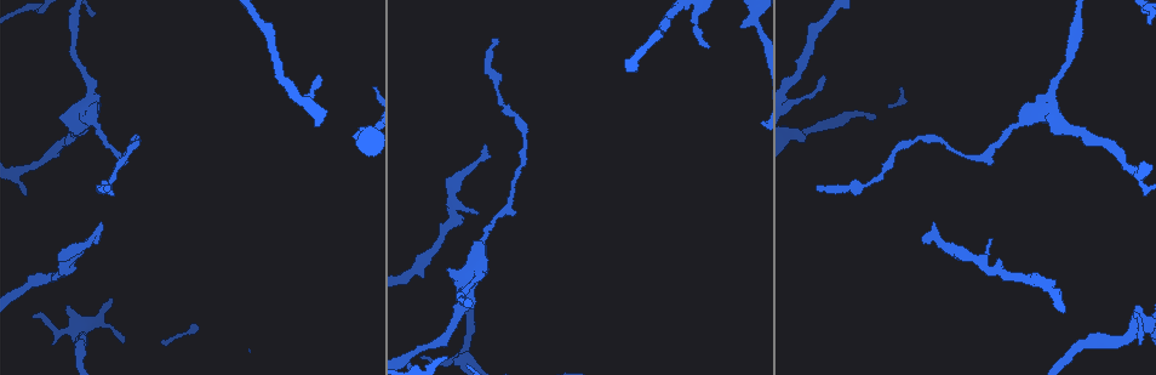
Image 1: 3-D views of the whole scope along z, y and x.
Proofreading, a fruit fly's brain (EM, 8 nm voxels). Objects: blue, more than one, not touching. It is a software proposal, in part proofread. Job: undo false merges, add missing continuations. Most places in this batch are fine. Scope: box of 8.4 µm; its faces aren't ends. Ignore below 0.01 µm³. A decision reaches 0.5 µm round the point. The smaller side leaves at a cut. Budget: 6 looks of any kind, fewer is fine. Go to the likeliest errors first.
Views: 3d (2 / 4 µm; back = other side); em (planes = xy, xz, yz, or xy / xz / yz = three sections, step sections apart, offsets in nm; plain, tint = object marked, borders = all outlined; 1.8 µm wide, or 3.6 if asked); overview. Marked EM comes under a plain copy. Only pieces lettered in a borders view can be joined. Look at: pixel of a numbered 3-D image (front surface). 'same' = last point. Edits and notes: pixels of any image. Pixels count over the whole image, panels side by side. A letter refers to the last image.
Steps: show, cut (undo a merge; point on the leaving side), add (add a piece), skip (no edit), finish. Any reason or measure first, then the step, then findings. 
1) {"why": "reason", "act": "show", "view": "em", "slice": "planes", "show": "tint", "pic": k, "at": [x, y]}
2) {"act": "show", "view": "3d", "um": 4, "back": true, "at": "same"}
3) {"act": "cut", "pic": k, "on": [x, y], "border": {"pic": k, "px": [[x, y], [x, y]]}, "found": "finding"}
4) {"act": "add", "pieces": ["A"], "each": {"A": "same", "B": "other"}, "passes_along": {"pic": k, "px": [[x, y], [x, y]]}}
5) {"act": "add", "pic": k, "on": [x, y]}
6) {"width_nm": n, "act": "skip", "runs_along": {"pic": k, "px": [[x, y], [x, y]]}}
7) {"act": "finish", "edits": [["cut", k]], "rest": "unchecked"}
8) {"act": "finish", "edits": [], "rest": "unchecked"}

{"why": "free end", "act": "show", "view": "em", "slice": "planes", "show": "tint", "pic": 1, "at": [704, 45]}

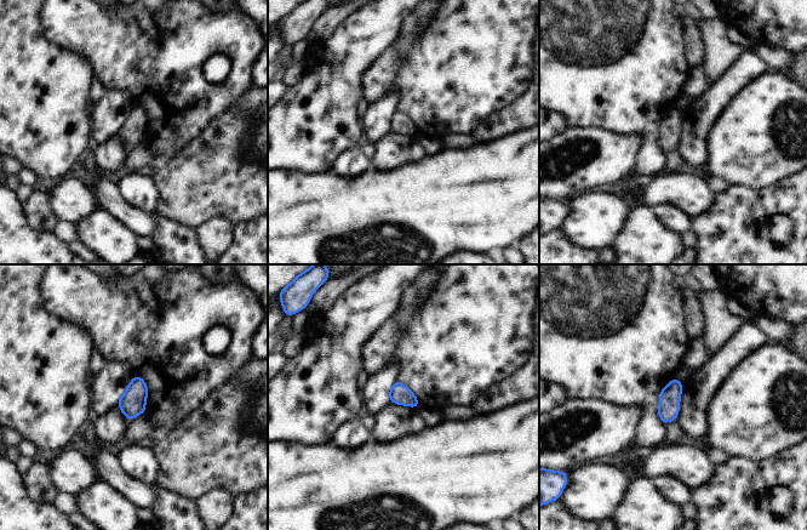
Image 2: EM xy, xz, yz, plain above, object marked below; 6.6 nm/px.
{"act": "show", "view": "em", "slice": "planes", "show": "borders", "at": "same"}

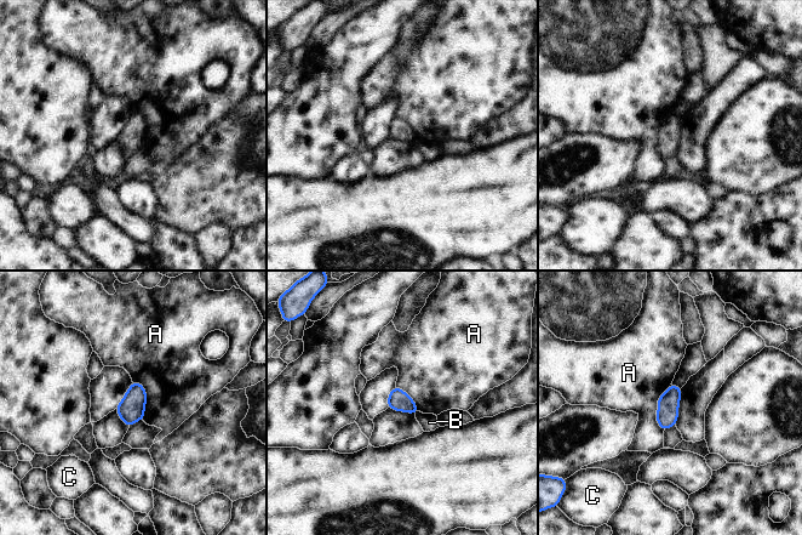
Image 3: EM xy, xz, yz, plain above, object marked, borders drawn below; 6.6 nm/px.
{"width_nm": 140, "act": "skip", "each": {"A": "other", "B": "other", "C": "other"}, "border": {"pic": 3, "px": [[671, 385], [658, 400], [663, 430]]}, "found": "none of them fits"}

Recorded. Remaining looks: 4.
{"why": "an open end", "act": "show", "view": "em", "slice": "planes", "show": "borders", "pic": 1, "at": [932, 225]}

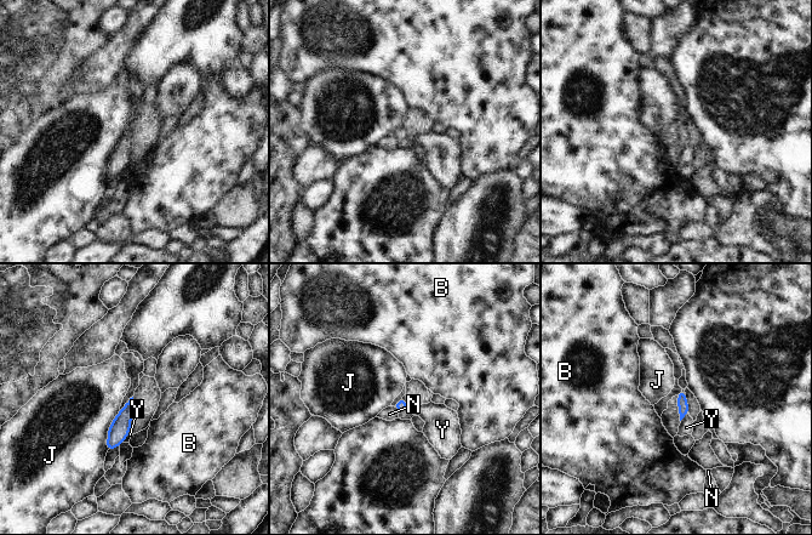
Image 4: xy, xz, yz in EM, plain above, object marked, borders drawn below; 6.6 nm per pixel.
{"longest_contact_nm": ["J", 280], "act": "skip", "each": {"B": "other", "J": "other", "N": "other", "Y": "other"}, "found": "no lettered piece goes on from it"}

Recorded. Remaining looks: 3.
{"why": "tapers out", "act": "show", "view": "3d", "um": 4, "pic": 1, "at": [1133, 314]}

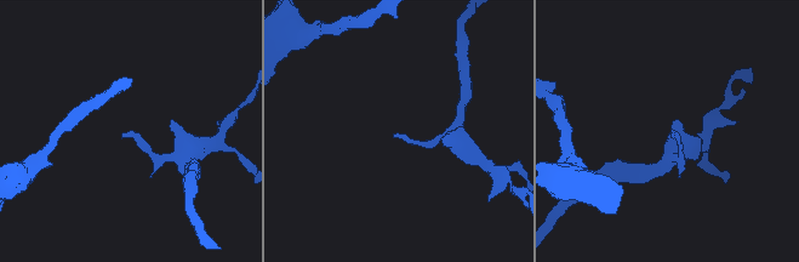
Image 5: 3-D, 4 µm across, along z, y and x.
{"act": "show", "view": "em", "slice": "planes", "show": "borders", "pic": 5, "at": [671, 134]}

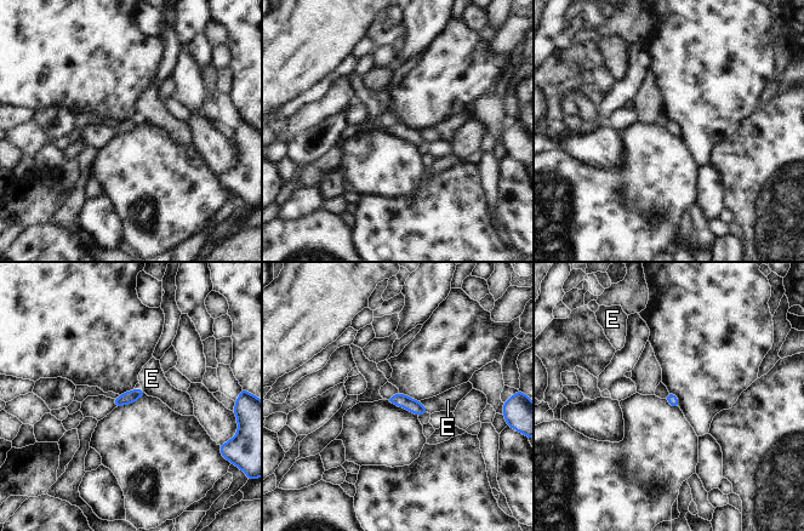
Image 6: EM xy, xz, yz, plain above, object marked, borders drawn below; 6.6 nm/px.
{"act": "skip", "each": {"E": "other"}, "border": {"pic": 6, "px": [[420, 401], [428, 412]]}, "found": "no lettered piece goes on from it"}

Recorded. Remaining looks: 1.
{"act": "finish", "edits": [], "rest": "unchecked"}

